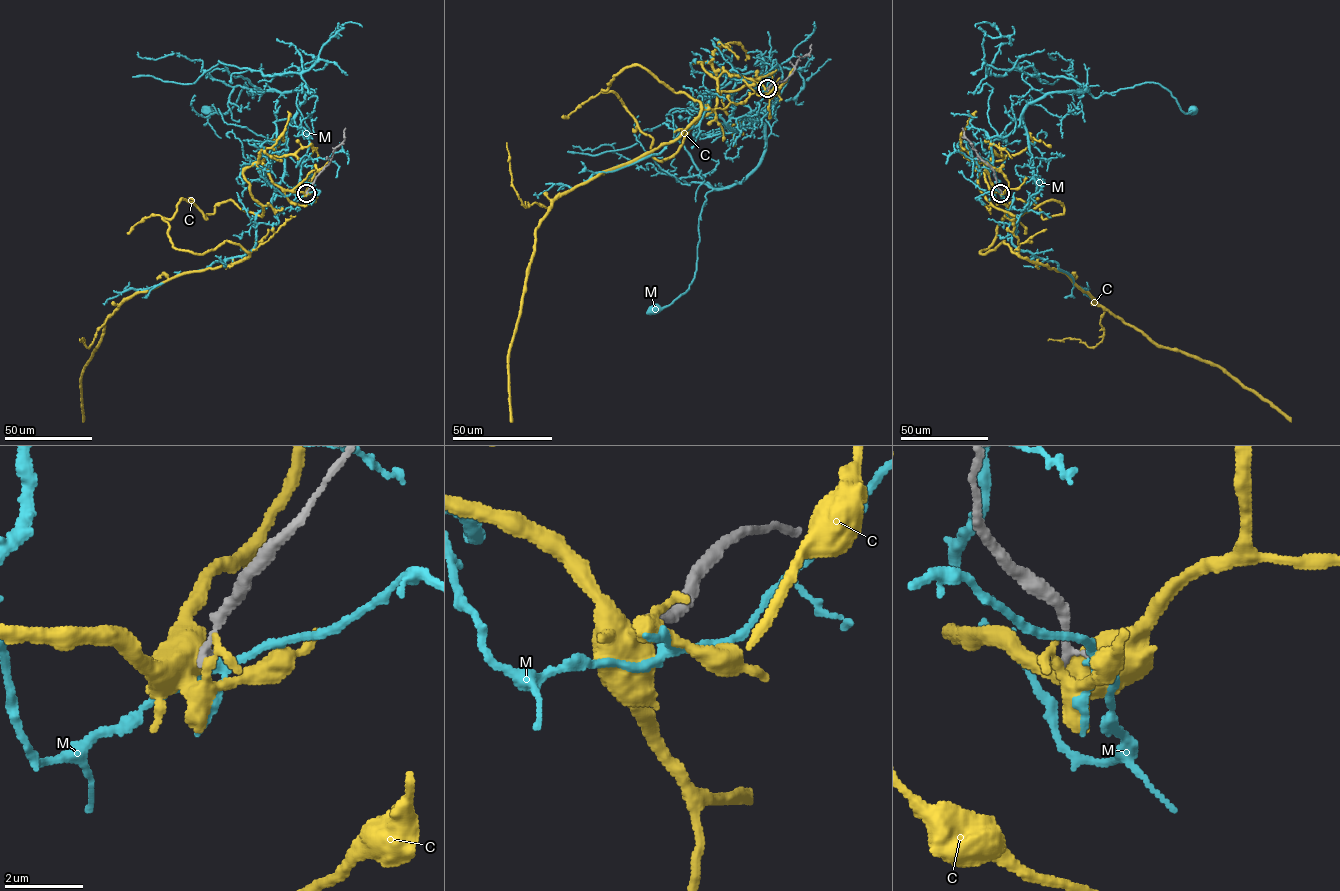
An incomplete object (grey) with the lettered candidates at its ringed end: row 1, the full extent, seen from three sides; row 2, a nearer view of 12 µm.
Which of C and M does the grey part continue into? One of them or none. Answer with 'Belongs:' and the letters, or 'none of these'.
Belongs: none of these

